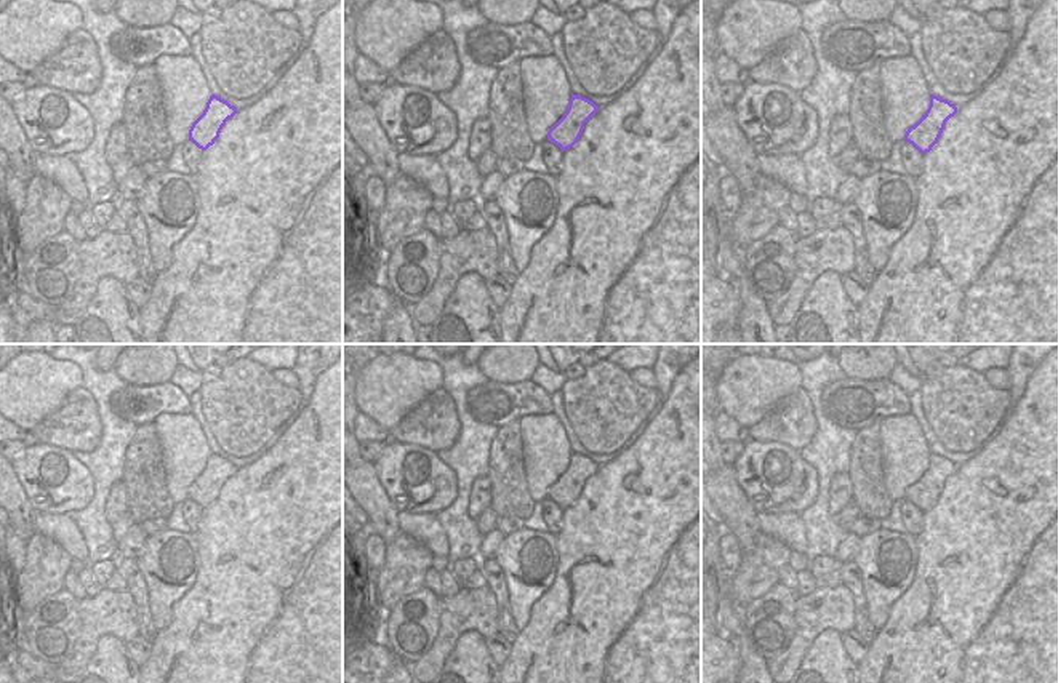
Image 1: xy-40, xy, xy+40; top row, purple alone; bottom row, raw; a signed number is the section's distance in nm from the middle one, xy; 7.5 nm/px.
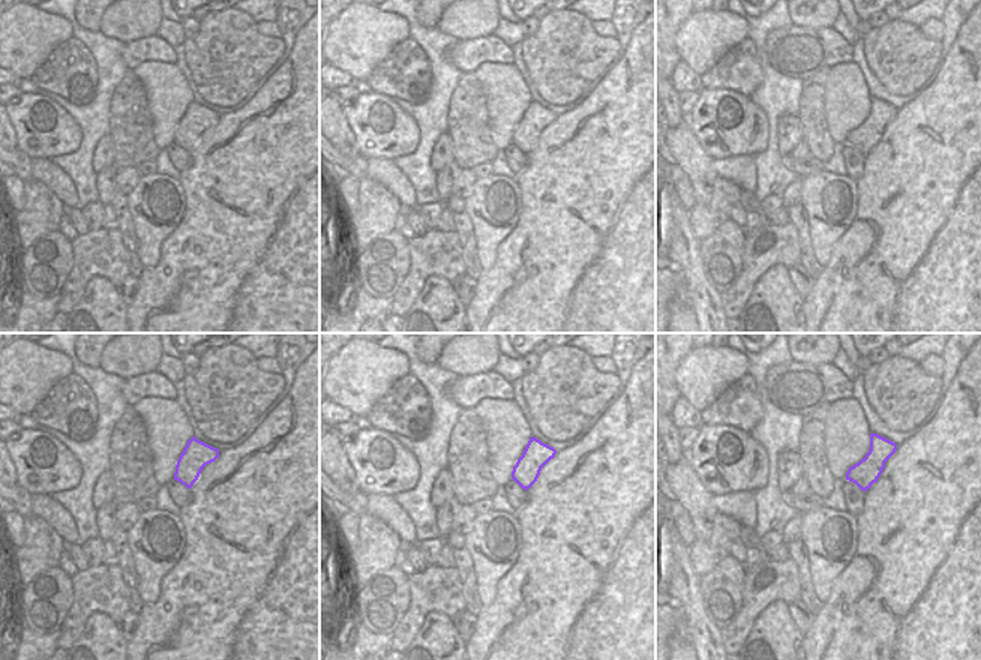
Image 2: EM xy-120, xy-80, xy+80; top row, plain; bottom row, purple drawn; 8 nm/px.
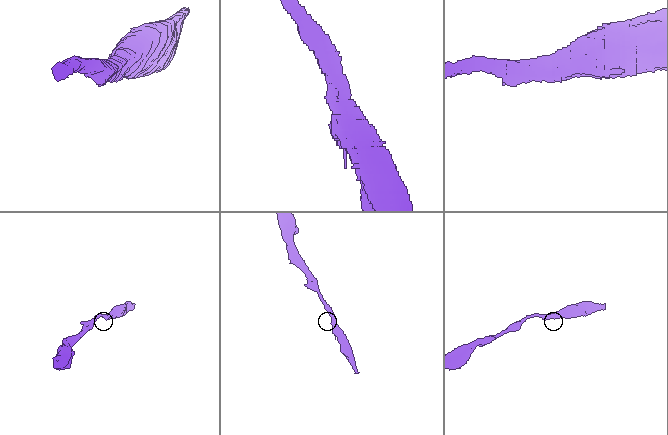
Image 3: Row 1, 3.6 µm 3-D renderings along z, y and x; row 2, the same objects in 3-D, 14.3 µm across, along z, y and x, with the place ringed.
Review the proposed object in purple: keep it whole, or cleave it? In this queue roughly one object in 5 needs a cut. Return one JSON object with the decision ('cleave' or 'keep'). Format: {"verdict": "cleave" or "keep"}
{"verdict": "keep"}

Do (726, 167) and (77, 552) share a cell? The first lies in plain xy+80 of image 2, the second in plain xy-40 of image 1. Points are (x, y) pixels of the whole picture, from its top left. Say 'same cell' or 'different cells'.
same cell

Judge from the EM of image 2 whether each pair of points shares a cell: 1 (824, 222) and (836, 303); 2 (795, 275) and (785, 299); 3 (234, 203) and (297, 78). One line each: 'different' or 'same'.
1: different
2: different
3: same

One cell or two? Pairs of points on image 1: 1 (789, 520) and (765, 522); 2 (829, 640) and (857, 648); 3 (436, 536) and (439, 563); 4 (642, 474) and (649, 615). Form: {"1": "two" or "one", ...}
{"1": "one", "2": "two", "3": "two", "4": "one"}

